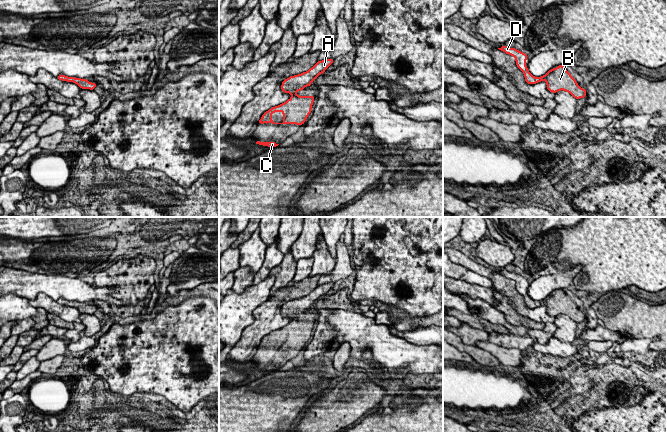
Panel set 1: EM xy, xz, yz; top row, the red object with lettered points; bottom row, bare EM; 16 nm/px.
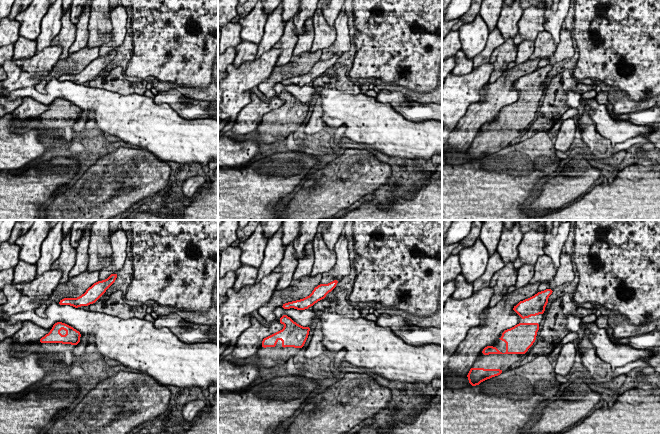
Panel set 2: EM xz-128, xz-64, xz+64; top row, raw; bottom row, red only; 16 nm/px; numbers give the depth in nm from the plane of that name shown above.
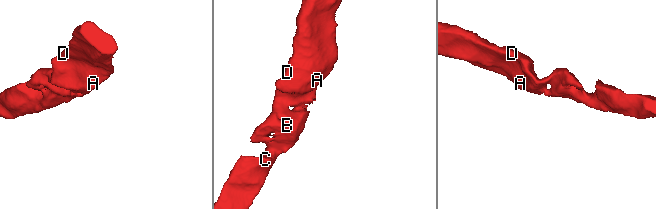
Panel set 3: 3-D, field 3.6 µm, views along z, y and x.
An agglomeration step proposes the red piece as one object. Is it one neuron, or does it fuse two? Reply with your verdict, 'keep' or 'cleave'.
keep

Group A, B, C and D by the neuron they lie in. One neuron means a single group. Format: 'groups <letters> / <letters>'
groups A B C D

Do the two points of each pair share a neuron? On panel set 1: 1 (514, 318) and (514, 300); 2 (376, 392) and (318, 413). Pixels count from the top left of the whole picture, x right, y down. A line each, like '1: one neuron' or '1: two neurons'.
1: two neurons
2: one neuron

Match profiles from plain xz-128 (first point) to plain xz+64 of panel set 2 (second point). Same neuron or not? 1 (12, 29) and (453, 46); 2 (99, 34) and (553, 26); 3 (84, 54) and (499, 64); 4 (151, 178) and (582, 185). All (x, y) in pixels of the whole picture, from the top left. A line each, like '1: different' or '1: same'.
1: same
2: different
3: different
4: same

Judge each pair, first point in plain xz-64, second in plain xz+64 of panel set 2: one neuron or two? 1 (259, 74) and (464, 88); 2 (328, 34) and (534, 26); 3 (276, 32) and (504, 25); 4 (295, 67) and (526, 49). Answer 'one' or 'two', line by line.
1: one
2: two
3: two
4: two

